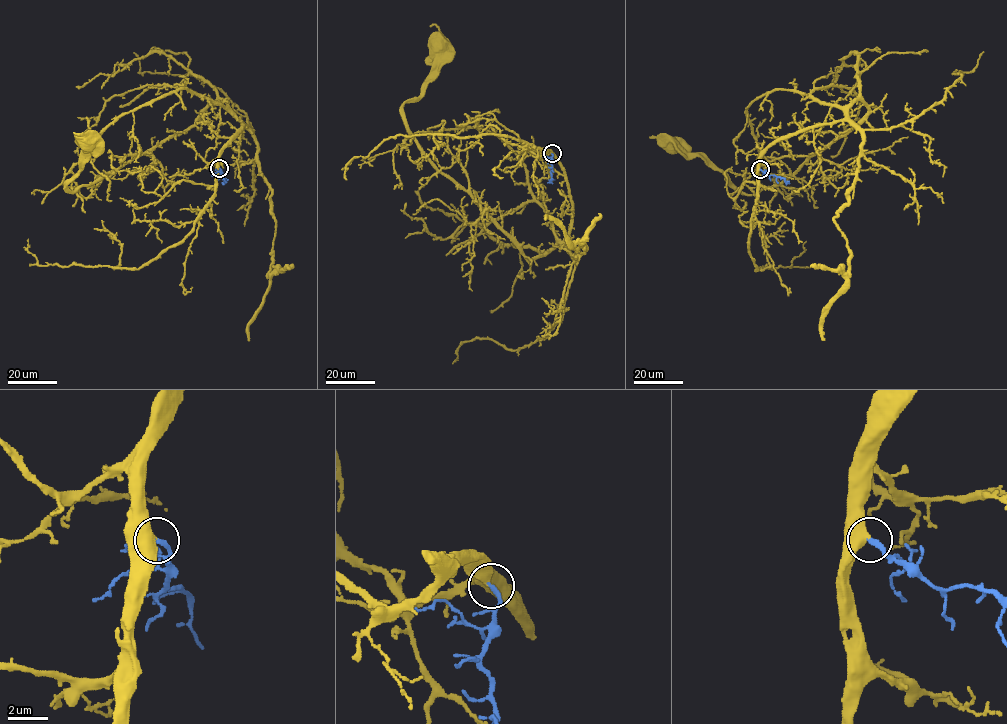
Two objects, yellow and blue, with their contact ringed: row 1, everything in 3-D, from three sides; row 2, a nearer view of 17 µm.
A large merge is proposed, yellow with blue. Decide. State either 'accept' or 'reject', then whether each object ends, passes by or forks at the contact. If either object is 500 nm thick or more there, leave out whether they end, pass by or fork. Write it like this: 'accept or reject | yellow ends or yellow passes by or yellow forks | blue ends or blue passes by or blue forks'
accept | yellow ends | blue ends

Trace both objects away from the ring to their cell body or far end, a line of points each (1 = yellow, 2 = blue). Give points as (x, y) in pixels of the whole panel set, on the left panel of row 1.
1: (220, 169), (218, 156), (243, 127), (224, 101), (70, 192), (66, 184), (89, 151), (86, 142)
2: (220, 169), (225, 181), (222, 183)

